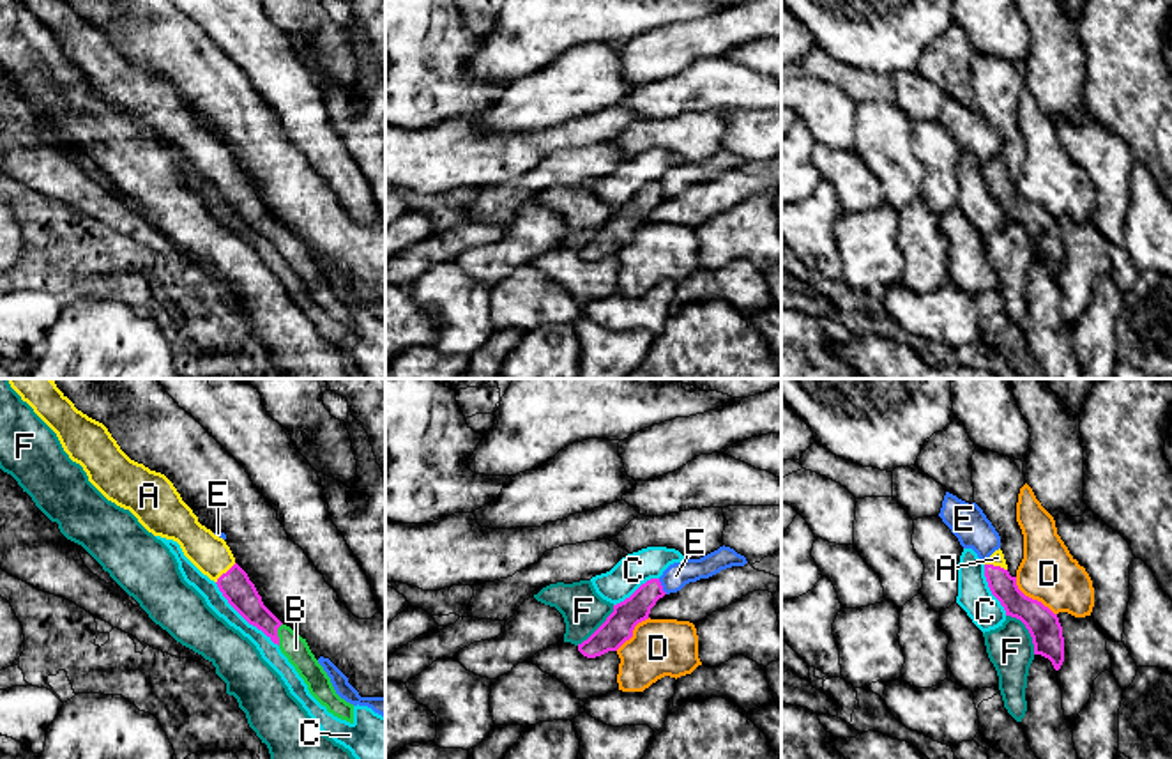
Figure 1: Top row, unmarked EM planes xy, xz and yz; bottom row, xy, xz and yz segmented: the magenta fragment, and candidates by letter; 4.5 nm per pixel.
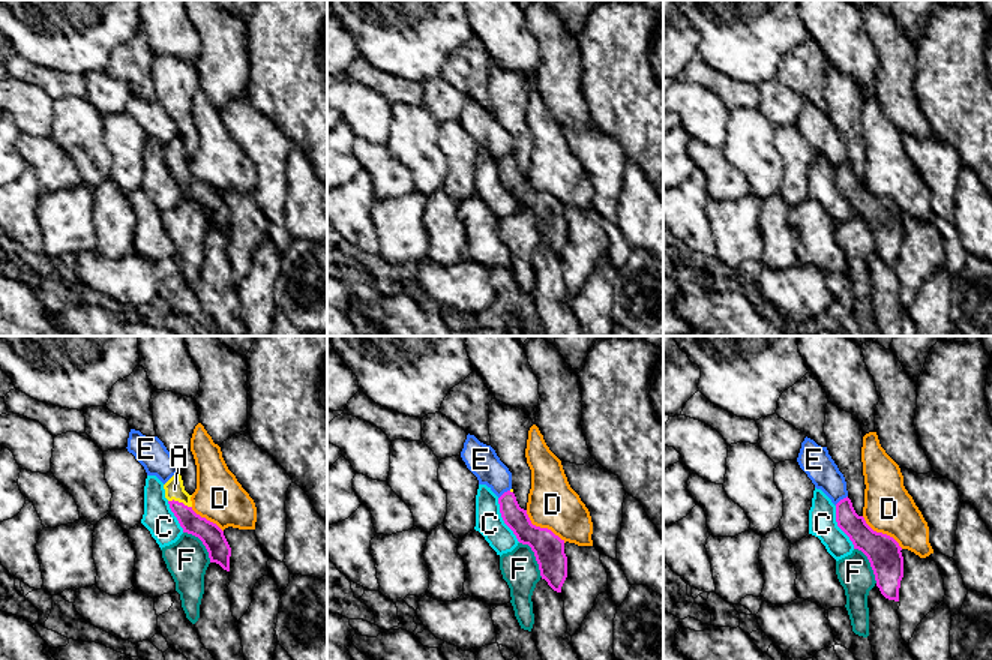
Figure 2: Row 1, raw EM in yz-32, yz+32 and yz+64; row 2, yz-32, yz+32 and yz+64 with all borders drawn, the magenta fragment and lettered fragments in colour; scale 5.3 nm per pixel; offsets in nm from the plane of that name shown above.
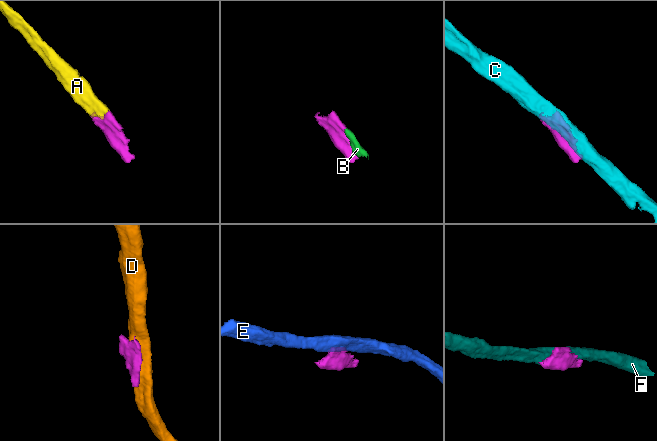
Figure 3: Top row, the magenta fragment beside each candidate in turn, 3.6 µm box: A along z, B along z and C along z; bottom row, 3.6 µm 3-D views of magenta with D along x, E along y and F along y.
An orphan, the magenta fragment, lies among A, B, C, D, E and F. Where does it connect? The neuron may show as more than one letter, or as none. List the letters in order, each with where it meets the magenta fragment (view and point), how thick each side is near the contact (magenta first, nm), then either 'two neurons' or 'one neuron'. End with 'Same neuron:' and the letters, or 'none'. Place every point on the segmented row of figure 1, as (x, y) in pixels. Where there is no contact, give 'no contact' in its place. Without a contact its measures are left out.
A: contact yz (996, 567); calibres 120 and 60 nm; one neuron
B: contact xy (276, 634); calibres 140 and 120 nm; one neuron
C: contact xy (244, 618); calibres 140 and 90 nm; two neurons
D: contact yz (1031, 598); calibres 150 and 260 nm; two neurons
E: contact xz (662, 586); calibres 130 and 110 nm; two neurons
F: contact yz (1027, 628); calibres 150 and 220 nm; two neurons
Same neuron: A, B

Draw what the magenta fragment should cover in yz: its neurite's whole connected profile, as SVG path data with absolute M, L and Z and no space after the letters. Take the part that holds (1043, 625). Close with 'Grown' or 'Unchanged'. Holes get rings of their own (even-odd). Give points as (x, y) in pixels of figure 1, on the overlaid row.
M1001 548L985 561L985 577L1006 616L1020 619L1029 630L1034 655L1048 658L1054 669L1059 671L1064 662L1064 637L1057 614L1018 589L1016 577L1009 575Z. Grown

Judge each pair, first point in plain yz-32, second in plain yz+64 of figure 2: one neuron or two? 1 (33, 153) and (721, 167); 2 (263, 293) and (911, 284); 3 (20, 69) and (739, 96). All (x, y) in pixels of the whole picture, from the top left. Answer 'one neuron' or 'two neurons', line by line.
1: one neuron
2: two neurons
3: one neuron

